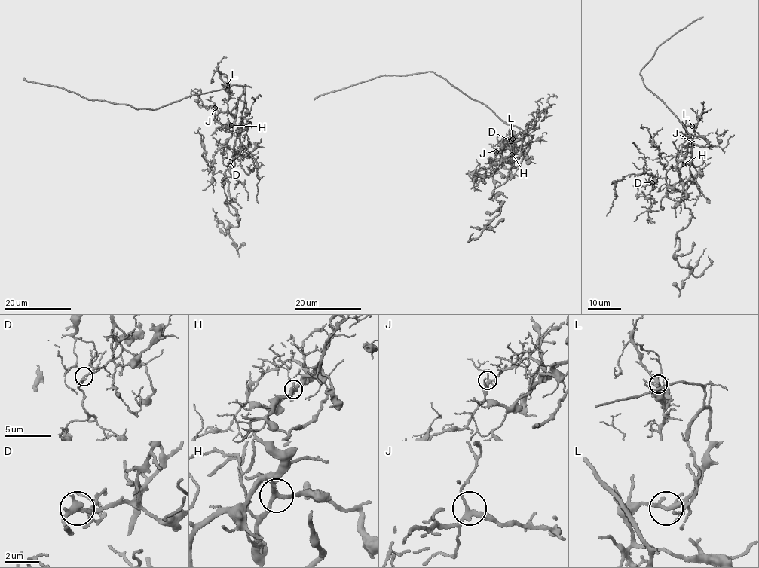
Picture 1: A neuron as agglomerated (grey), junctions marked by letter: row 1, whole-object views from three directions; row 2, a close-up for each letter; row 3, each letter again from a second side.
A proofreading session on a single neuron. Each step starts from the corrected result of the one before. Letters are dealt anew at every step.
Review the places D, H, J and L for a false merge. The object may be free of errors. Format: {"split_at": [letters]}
{"split_at": []}

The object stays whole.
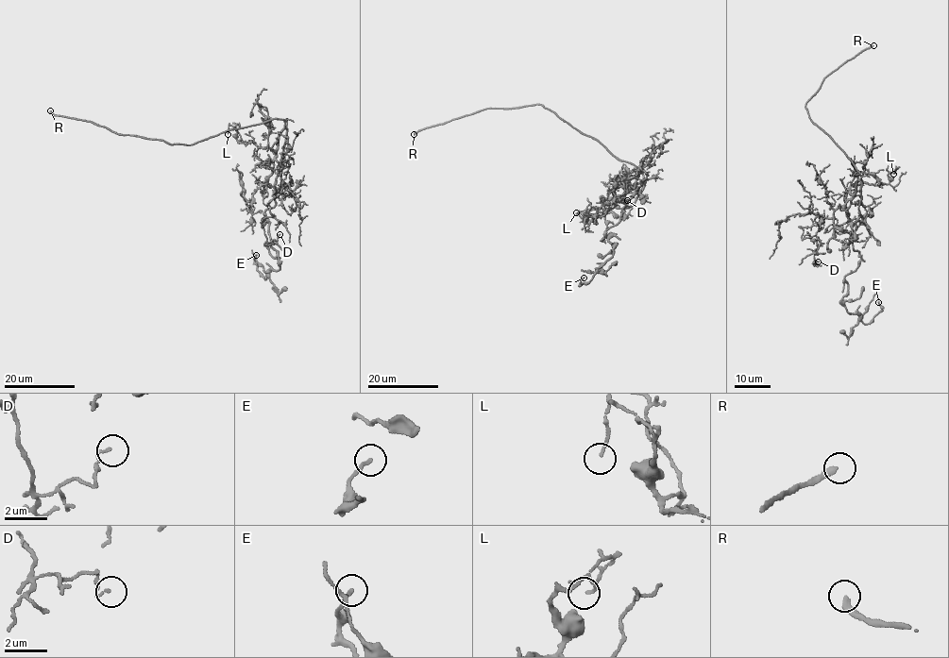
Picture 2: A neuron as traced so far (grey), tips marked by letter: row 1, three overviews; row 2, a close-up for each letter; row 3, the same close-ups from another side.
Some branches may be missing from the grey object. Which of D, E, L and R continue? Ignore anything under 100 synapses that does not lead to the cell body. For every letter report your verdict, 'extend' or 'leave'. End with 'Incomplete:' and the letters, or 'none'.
D: leave
E: leave
L: leave
R: extend
Incomplete: R

